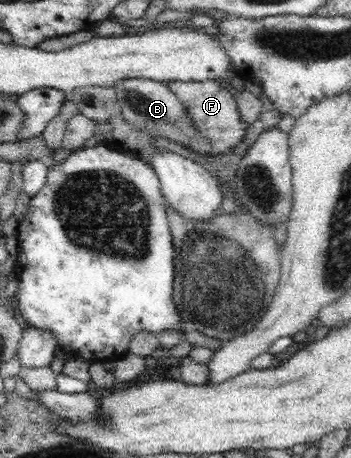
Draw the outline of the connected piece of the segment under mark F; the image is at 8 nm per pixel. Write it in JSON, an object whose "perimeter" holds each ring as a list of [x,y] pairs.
{"perimeter":[[[179,80],[169,81],[167,84],[179,98],[180,103],[186,107],[186,113],[190,117],[190,121],[194,123],[195,130],[198,130],[198,133],[210,143],[213,155],[225,153],[245,135],[248,125],[239,116],[235,97],[231,95],[231,91],[225,85],[219,85],[217,81],[183,83]]]}

